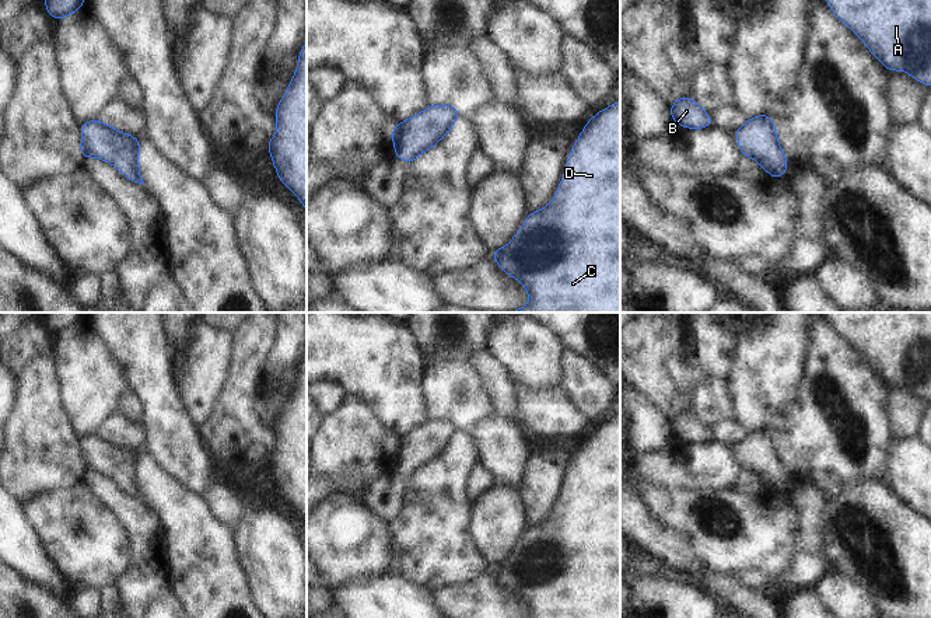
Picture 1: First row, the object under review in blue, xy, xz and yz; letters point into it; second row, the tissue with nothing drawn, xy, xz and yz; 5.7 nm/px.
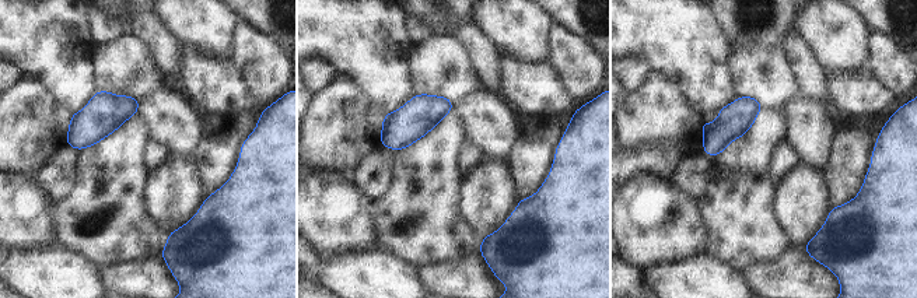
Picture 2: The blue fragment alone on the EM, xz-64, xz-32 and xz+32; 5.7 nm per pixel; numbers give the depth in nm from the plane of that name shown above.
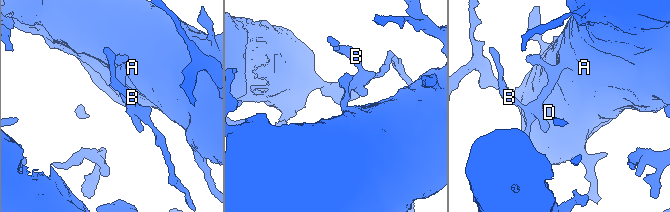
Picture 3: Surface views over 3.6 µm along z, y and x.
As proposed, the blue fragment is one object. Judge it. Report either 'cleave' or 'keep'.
keep

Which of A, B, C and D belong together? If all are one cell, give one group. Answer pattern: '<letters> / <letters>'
A B C D

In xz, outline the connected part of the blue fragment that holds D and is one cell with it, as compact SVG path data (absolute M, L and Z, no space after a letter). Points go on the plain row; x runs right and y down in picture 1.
M620 415L598 426L585 440L567 472L566 486L554 513L542 524L531 526L512 555L494 563L493 573L528 604L529 618L620 618Z

